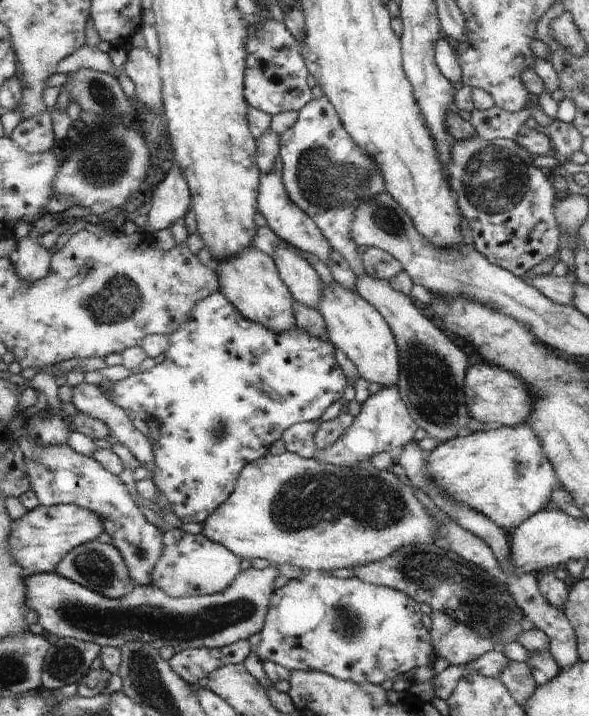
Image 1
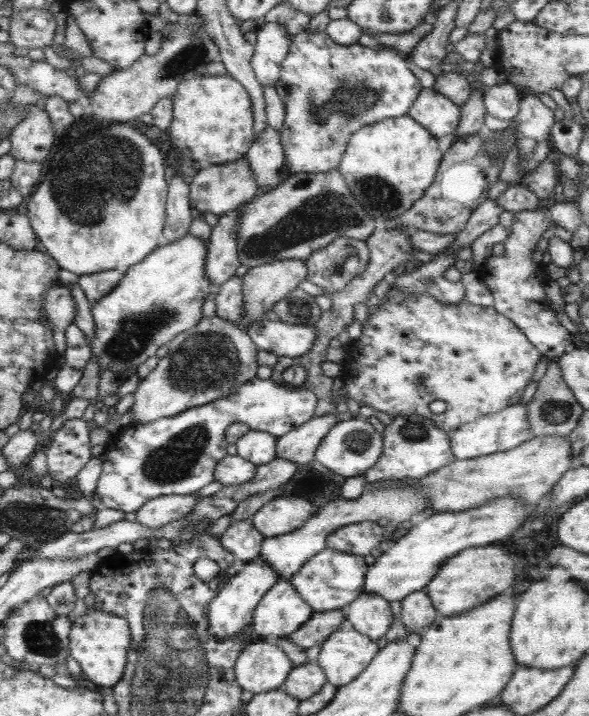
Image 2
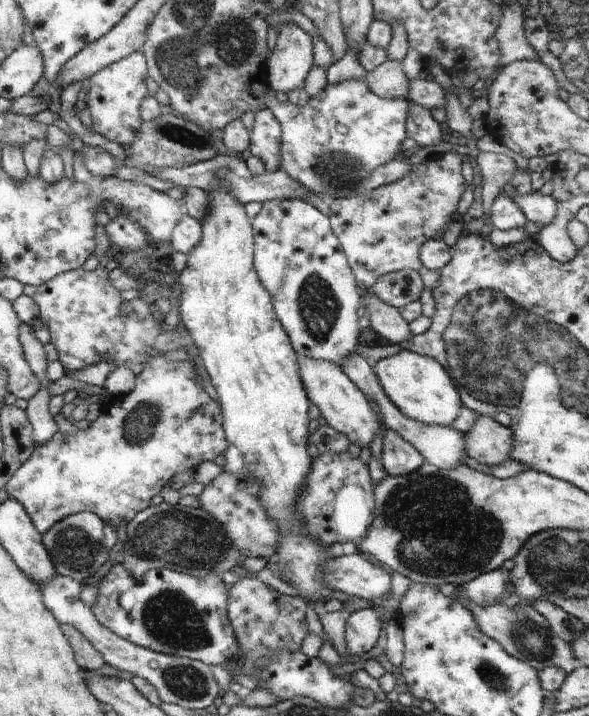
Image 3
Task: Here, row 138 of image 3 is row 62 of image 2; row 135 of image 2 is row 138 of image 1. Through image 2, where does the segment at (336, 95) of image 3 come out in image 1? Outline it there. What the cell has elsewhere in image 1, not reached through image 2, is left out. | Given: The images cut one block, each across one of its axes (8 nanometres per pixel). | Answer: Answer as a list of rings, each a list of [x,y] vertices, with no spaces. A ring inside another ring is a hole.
[[[325,96],[307,102],[298,111],[295,123],[278,137],[278,155],[283,162],[280,180],[289,201],[311,218],[332,250],[345,259],[353,276],[361,277],[362,258],[356,251],[350,225],[355,206],[386,193],[374,161],[347,135]]]

